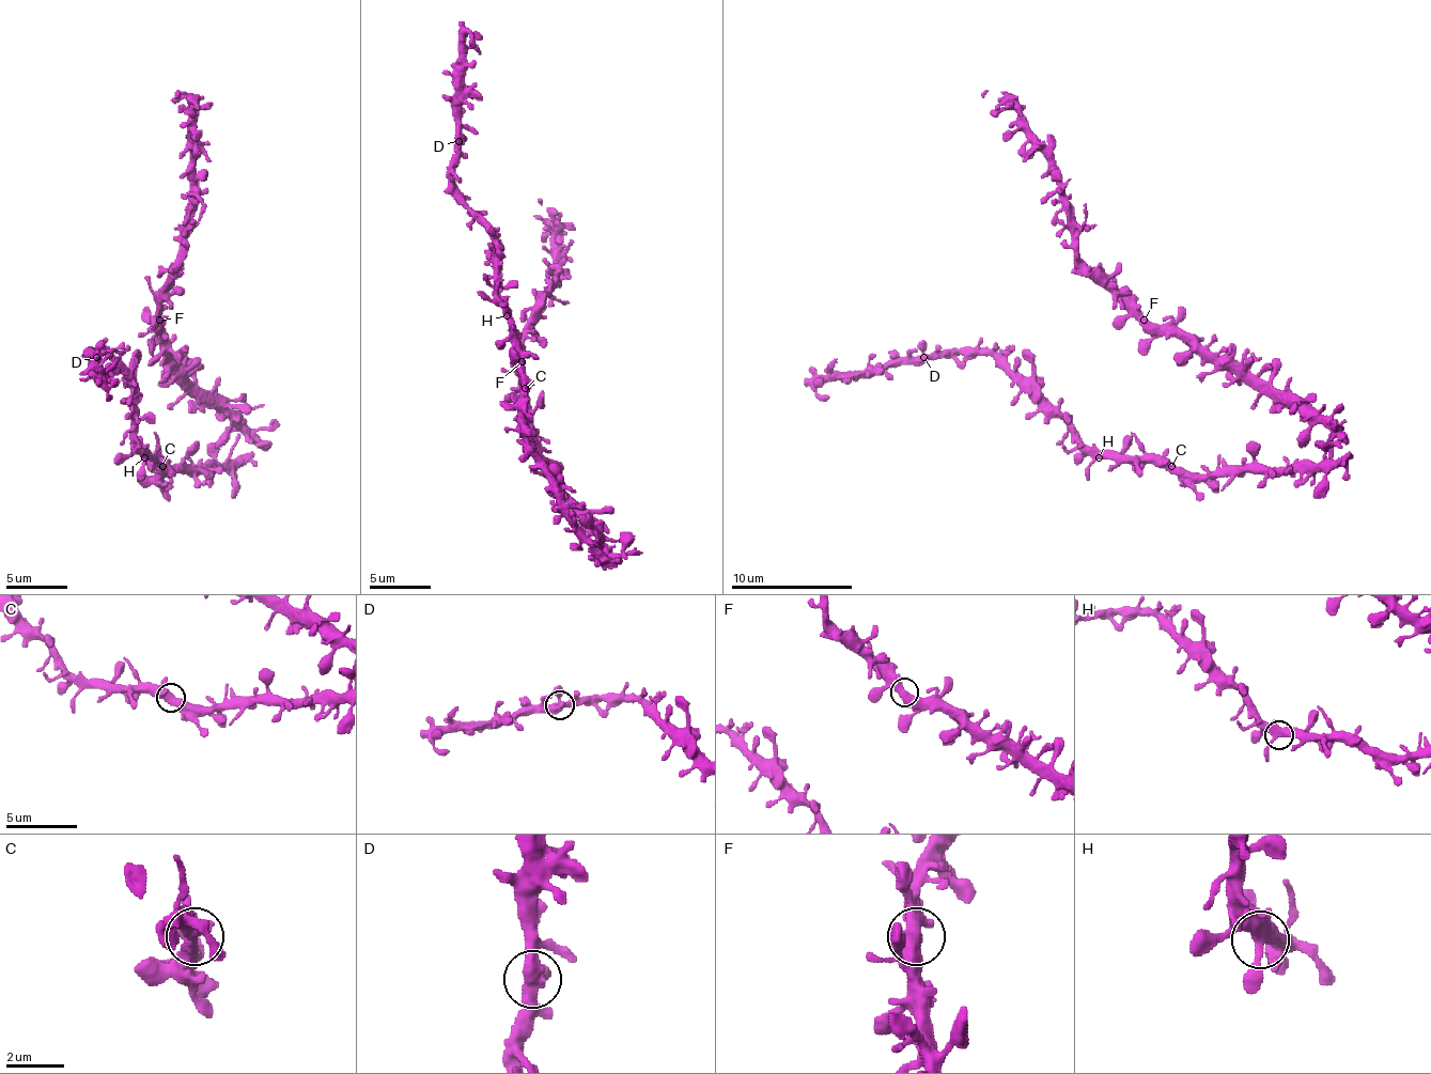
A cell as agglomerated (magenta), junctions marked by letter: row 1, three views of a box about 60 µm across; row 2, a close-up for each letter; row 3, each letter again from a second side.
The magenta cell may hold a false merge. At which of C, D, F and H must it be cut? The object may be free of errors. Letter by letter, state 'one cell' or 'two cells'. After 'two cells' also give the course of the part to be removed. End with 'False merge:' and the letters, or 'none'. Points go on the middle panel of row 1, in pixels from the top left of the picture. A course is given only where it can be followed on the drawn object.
C: one cell
D: one cell
F: one cell
H: one cell
False merge: none

